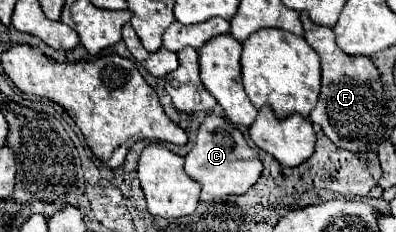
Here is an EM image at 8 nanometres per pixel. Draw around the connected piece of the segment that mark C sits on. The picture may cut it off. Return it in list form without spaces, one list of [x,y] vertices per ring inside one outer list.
[[[210,113],[198,129],[198,137],[192,151],[186,155],[184,171],[194,181],[200,181],[200,201],[214,201],[222,195],[246,193],[258,181],[262,173],[262,161],[258,153],[246,143],[244,135],[230,121]]]

